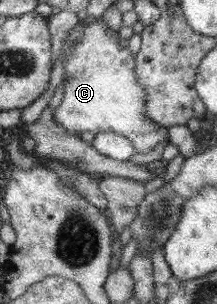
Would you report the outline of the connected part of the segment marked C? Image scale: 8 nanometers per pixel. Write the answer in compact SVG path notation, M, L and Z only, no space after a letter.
M100 18L87 20L83 29L80 39L70 41L70 31L64 40L64 96L55 110L55 122L73 133L92 131L95 134L123 134L135 147L135 156L139 159L168 139L167 128L147 117L147 94L137 82L134 70L136 58L119 38L119 30L108 31Z

